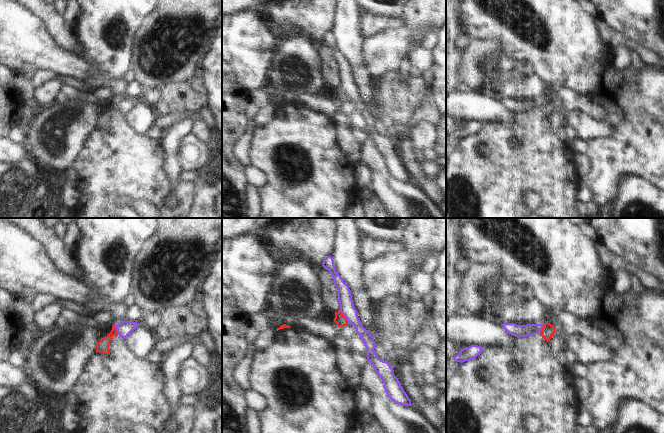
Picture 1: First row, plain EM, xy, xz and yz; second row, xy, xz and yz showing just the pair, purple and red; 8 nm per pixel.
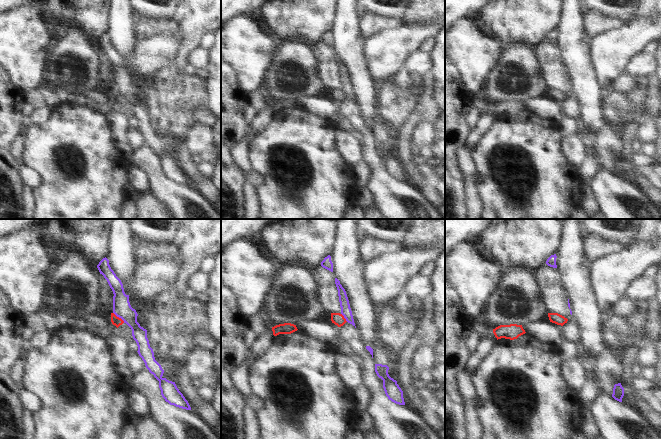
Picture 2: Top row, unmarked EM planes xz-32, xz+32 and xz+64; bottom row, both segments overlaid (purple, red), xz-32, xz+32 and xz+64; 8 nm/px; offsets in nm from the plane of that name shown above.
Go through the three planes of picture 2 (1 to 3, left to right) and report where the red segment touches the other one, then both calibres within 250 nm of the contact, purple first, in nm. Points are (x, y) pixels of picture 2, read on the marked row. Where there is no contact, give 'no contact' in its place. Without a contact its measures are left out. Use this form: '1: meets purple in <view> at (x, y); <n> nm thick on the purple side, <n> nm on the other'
1: meets purple in xz-32 at (119, 317); 140 nm thick on the purple side, 70 nm on the other
2: meets purple in xz+32 at (344, 317); 80 nm thick on the purple side, 100 nm on the other
3: no contact

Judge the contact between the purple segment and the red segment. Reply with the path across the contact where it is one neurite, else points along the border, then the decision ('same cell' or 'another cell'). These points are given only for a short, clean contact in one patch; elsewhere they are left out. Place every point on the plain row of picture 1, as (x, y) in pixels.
border along xz (339, 86), (348, 99); another cell

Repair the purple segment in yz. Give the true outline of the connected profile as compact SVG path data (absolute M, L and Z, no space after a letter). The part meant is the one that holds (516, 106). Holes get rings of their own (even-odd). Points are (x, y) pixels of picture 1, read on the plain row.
M503 99L503 104L511 111L515 113L527 113L534 110L540 110L544 99L541 100L527 100L517 101L515 99Z

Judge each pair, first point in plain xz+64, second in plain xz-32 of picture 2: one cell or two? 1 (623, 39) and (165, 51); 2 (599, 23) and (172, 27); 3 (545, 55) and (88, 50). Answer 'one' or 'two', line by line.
1: one
2: one
3: two

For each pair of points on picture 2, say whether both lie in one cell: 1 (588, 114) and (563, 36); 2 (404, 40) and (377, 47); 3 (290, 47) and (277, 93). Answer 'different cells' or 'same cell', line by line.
1: same cell
2: same cell
3: same cell

